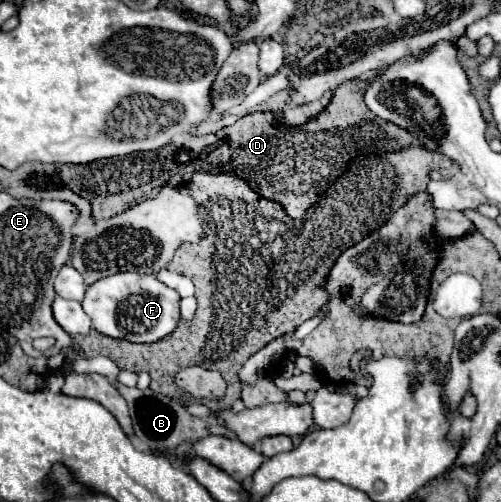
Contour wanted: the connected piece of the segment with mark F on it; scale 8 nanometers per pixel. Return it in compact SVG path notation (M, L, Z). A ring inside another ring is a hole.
M119 272L91 284L83 298L83 310L93 320L97 332L123 338L137 344L157 342L169 336L179 322L179 294L161 284L153 274L139 272Z

